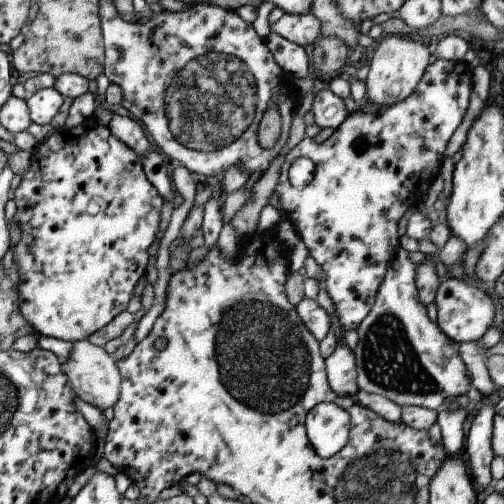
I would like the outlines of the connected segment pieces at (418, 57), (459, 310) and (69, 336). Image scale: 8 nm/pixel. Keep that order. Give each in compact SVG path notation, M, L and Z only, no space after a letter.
M401 35L382 36L368 62L369 70L364 80L367 100L376 105L385 106L406 99L429 64L430 52L430 47L409 40L407 37L401 38Z
M446 279L439 283L434 303L436 306L435 323L443 331L443 334L455 344L479 340L493 322L495 306L489 295L459 279Z
M92 117L74 127L58 127L42 141L39 141L30 152L31 159L29 168L20 176L19 185L13 190L13 202L15 213L12 221L19 228L19 241L13 246L12 262L18 270L18 307L21 316L32 326L34 334L45 335L54 339L67 341L80 341L90 334L105 326L112 318L126 310L127 303L131 298L135 283L144 276L147 262L147 248L151 246L157 224L159 224L159 209L162 198L155 187L147 180L139 156L126 144L115 138L109 129L94 123Z

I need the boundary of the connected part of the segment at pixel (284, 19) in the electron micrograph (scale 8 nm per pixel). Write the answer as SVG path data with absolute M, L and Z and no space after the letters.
M282 13L273 22L269 22L268 30L307 49L320 34L319 22L311 13L306 15Z

